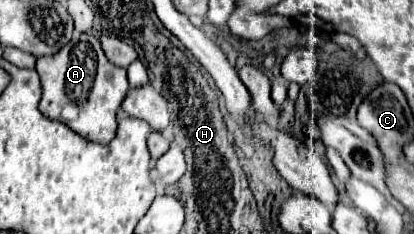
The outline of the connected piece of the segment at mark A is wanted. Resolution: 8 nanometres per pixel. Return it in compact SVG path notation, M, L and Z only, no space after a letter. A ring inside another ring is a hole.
M75 34L73 42L63 46L55 56L37 58L37 74L43 86L39 110L47 118L63 122L73 132L79 132L83 138L97 144L107 144L115 138L117 112L129 90L127 74L123 68L117 68L107 60L93 34ZM67 106L73 106L77 116L63 116Z

